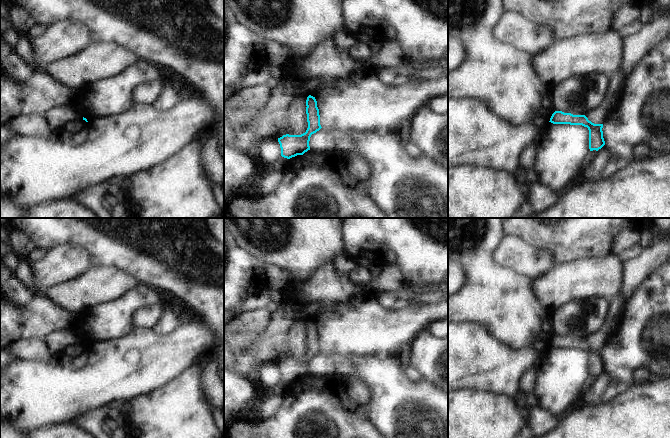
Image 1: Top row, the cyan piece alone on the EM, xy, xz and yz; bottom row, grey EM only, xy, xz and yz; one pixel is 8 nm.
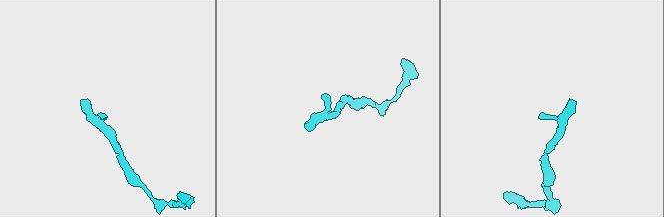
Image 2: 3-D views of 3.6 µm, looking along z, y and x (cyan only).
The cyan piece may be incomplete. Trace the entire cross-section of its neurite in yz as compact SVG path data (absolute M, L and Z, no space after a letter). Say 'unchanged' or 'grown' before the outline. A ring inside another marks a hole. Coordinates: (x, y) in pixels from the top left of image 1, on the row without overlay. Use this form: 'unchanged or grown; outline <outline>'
unchanged; outline M555 335L550 345L553 348L582 349L589 354L589 373L598 375L605 369L603 362L603 348L594 348L585 339L573 339L562 335Z

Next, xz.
unchanged; outline M309 319L306 324L306 338L308 352L305 357L301 359L283 359L278 362L281 372L281 380L287 383L297 379L303 379L310 374L309 365L312 358L319 355L322 351L320 349L319 333L315 321Z

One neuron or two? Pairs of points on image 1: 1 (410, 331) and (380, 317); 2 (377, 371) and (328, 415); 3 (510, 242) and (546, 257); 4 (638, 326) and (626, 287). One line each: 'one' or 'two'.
1: one
2: two
3: one
4: two

